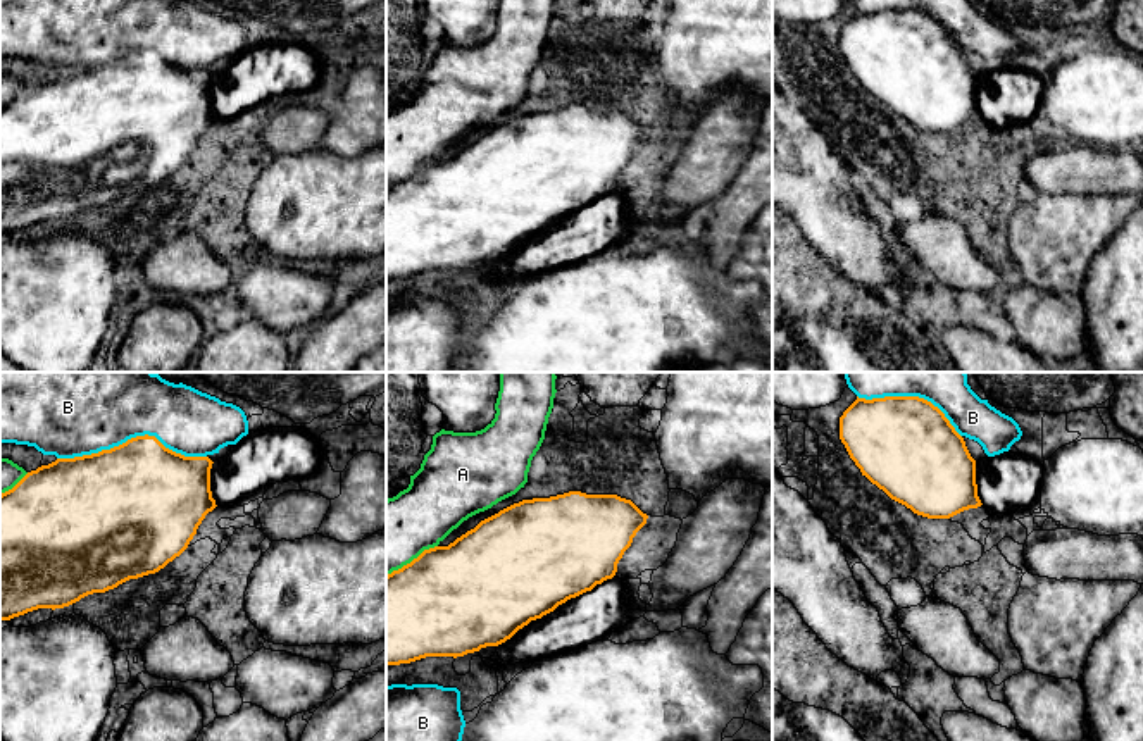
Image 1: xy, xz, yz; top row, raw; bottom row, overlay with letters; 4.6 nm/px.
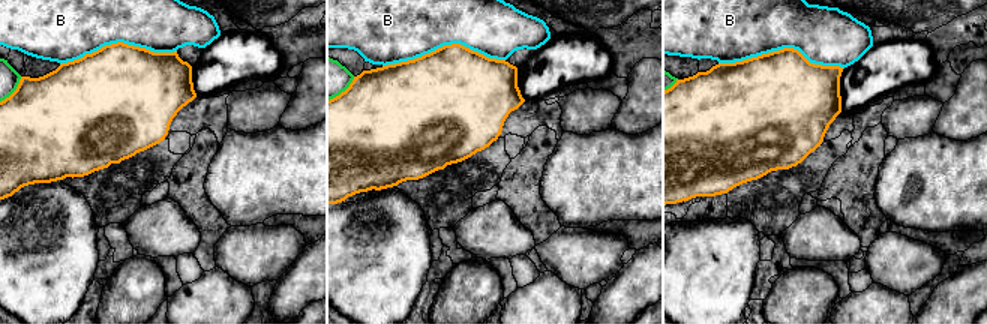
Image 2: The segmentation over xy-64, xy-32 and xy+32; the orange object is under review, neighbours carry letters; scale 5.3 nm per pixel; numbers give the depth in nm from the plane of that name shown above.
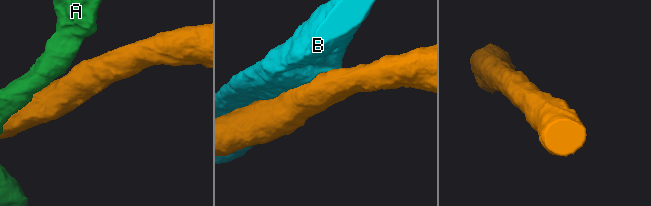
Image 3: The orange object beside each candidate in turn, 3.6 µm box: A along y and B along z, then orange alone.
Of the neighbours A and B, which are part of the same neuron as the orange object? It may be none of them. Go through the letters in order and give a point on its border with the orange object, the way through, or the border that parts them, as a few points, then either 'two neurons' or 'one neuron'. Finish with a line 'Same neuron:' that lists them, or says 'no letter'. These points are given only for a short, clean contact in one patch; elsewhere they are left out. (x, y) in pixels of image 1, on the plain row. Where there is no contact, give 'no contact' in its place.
A: meets orange in xz at (412, 174); two neurons
B: meets orange in xy at (131, 52); two neurons
Same neuron: no letter

